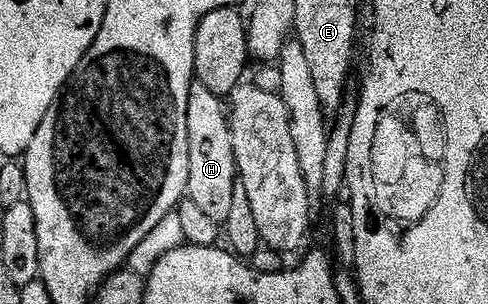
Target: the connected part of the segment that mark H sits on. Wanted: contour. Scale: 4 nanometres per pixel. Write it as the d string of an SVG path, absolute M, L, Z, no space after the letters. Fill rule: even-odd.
M195 81L188 92L188 184L186 193L207 216L219 224L228 220L232 208L232 192L238 183L236 152L232 148L232 132L228 106L216 92Z

